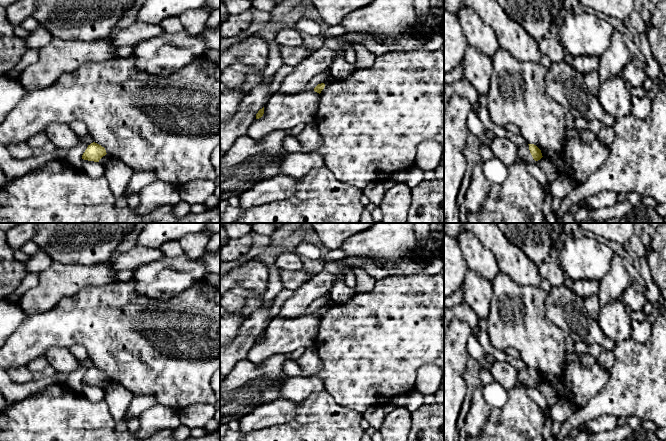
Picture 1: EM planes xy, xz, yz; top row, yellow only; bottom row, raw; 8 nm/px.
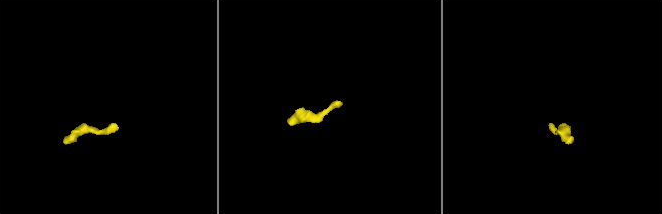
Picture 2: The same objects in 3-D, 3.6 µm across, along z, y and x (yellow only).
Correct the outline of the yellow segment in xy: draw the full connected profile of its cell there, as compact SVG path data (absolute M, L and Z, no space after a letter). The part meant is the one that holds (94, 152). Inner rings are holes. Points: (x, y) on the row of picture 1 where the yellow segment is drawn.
M93 142L90 145L88 145L87 149L82 155L82 159L99 162L100 164L105 165L111 158L106 153L104 147Z

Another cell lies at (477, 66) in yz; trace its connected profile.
M469 45L463 59L463 78L477 90L478 95L488 95L492 78L492 61L478 48Z

